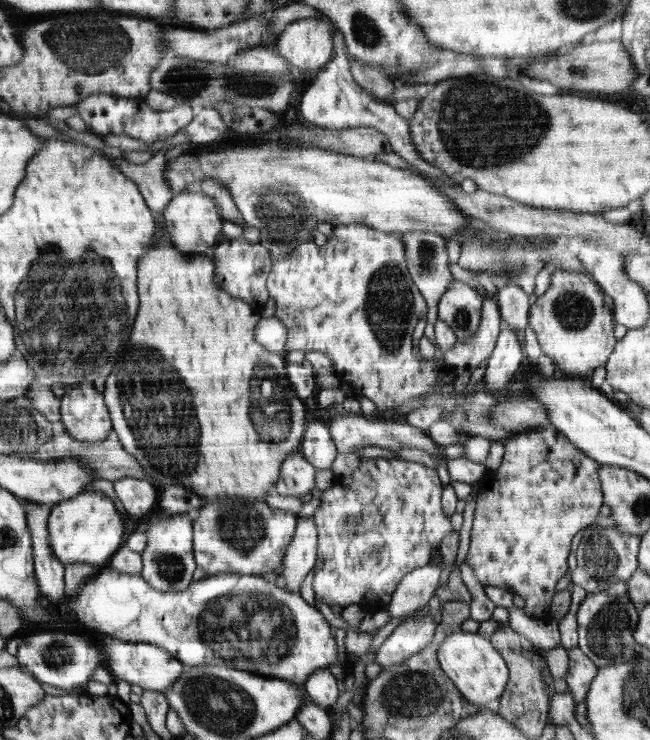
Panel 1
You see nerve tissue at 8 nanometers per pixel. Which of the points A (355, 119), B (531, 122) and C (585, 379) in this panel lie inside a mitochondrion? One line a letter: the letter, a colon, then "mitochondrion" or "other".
A: other
B: mitochondrion
C: other

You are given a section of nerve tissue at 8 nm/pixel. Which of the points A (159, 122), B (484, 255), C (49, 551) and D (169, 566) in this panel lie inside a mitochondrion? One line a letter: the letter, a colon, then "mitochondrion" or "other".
A: other
B: other
C: other
D: mitochondrion

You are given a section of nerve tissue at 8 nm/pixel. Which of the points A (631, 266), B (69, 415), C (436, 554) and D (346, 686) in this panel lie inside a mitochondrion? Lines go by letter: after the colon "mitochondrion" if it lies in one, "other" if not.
A: other
B: other
C: other
D: other

